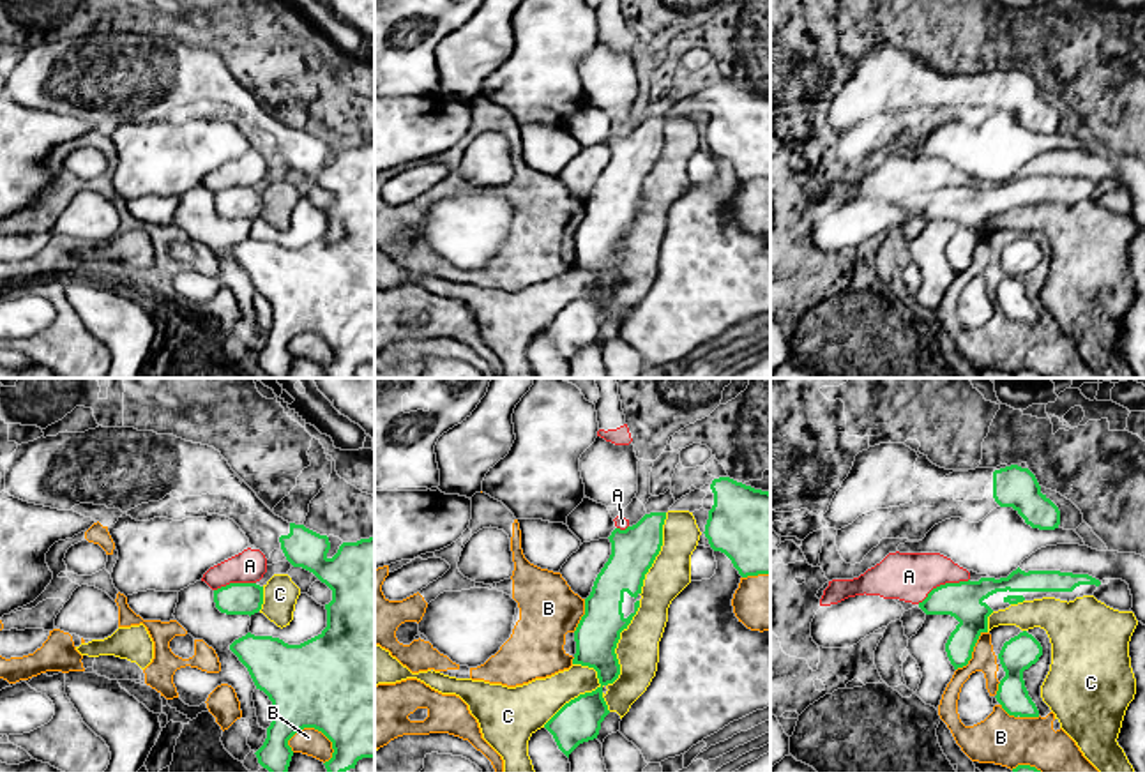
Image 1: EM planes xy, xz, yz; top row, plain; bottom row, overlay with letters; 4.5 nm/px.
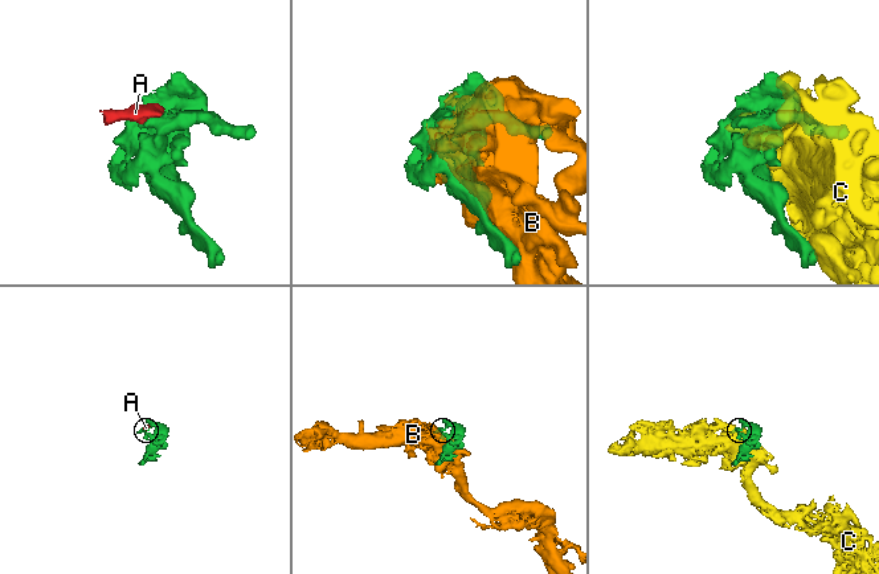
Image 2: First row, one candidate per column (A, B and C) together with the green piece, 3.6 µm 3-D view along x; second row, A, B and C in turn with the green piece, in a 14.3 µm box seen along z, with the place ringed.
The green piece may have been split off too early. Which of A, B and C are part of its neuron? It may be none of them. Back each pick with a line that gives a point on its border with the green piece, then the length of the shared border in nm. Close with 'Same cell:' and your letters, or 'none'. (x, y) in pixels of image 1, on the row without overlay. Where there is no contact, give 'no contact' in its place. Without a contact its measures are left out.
Same cell: none

